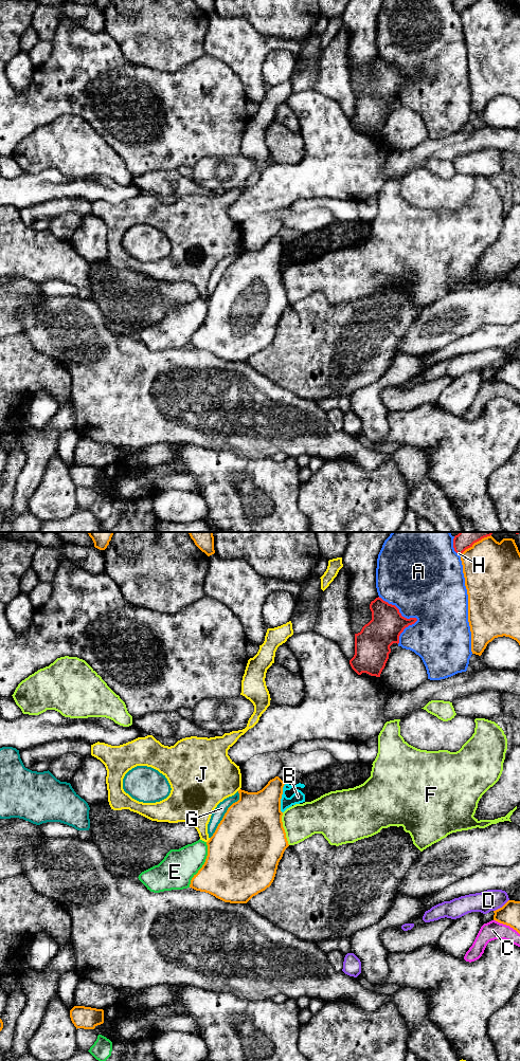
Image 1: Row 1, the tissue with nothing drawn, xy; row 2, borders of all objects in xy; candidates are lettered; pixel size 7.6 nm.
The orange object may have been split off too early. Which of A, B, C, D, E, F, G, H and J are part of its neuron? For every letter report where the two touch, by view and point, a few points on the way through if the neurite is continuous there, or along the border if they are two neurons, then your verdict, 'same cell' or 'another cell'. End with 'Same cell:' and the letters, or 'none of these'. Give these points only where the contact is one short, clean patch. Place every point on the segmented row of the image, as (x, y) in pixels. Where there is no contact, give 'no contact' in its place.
A: xy (468, 605) | another cell
B: xy (281, 798) | along xy (285, 784), (281, 799), (282, 812) | another cell
C: xy (506, 925) | another cell
D: xy (502, 907) | another cell
E: xy (203, 864) | another cell
F: xy (283, 828) | another cell
G: xy (225, 815) | another cell
H: xy (474, 543) | another cell
J: xy (209, 840) | another cell
Same cell: none of these

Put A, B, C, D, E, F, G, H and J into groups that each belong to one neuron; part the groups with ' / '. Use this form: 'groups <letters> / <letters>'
groups A / B / C / D / E / F / G / H / J

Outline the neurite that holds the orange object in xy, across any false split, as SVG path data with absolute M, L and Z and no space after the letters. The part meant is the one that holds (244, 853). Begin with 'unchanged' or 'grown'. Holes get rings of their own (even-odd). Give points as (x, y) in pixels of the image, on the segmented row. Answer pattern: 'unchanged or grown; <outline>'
unchanged; M275 776L257 792L238 790L239 800L228 808L207 842L205 862L192 878L190 888L209 893L225 902L247 903L271 885L279 862L289 846L281 811L284 785L285 783Z

